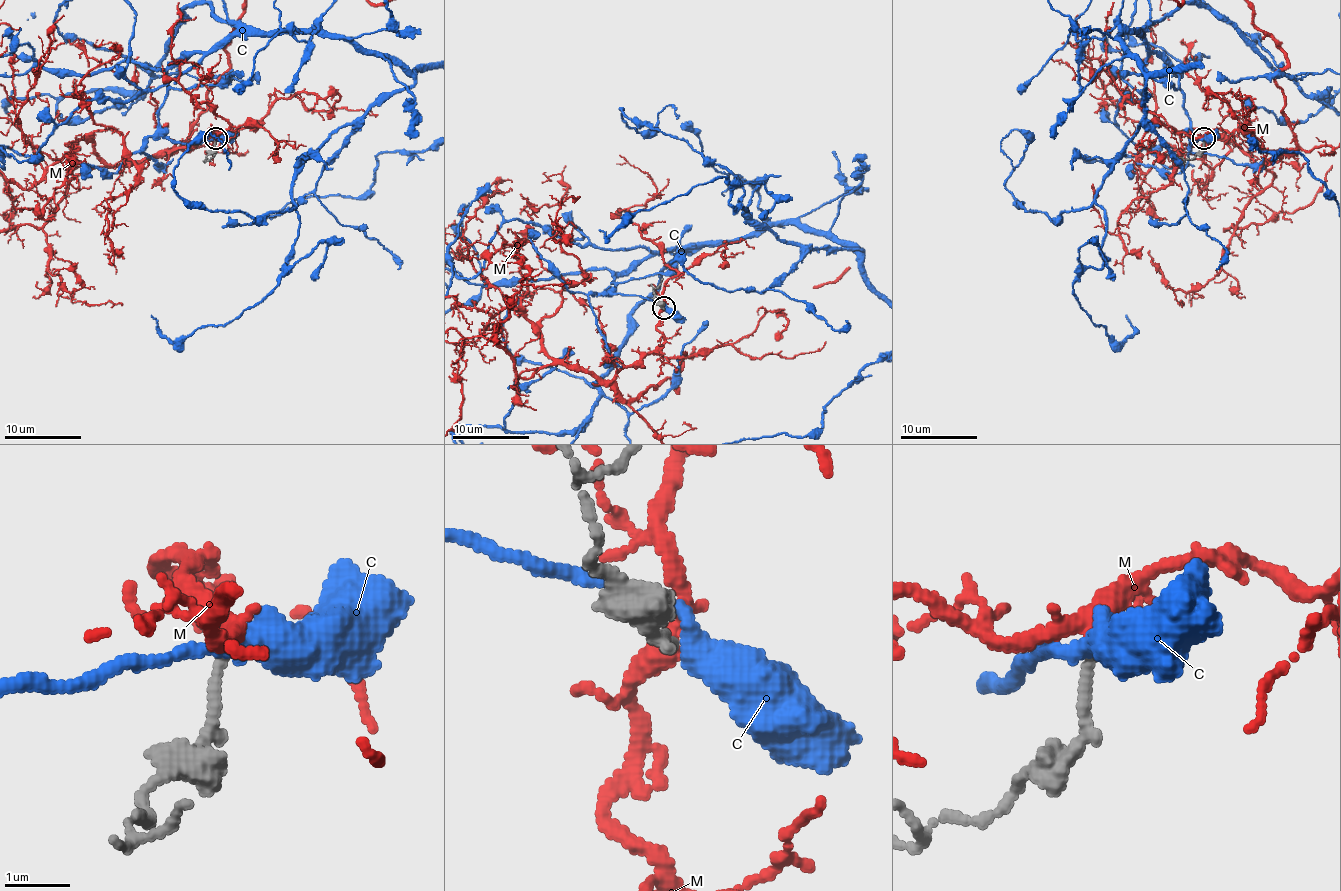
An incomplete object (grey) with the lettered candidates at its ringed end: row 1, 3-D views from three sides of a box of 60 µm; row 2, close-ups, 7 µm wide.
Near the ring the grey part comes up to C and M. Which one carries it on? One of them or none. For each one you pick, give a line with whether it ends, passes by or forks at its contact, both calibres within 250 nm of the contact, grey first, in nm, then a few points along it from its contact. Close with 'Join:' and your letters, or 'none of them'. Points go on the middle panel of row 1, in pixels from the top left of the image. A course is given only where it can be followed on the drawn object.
M: it passes by; 140 nm thick on the grey side, 300 nm on the other
Join: M

